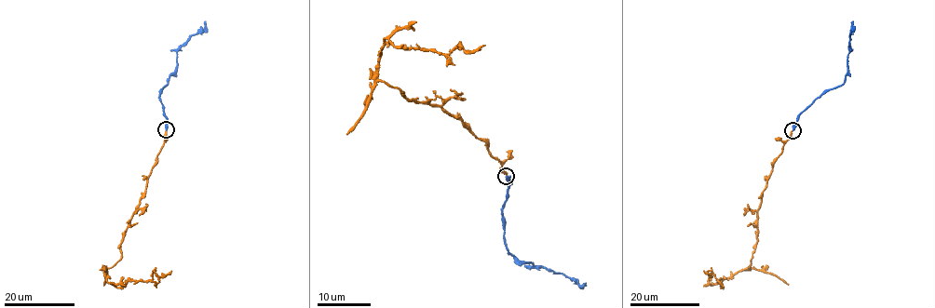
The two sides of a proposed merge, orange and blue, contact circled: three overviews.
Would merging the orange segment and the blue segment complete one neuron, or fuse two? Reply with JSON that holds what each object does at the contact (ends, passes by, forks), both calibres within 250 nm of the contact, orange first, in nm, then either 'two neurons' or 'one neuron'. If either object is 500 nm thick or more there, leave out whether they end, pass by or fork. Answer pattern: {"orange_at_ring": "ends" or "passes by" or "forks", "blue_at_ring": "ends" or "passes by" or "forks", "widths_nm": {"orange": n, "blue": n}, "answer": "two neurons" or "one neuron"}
{"orange_at_ring": "ends", "blue_at_ring": "ends", "widths_nm": {"orange": 280, "blue": 400}, "answer": "one neuron"}

